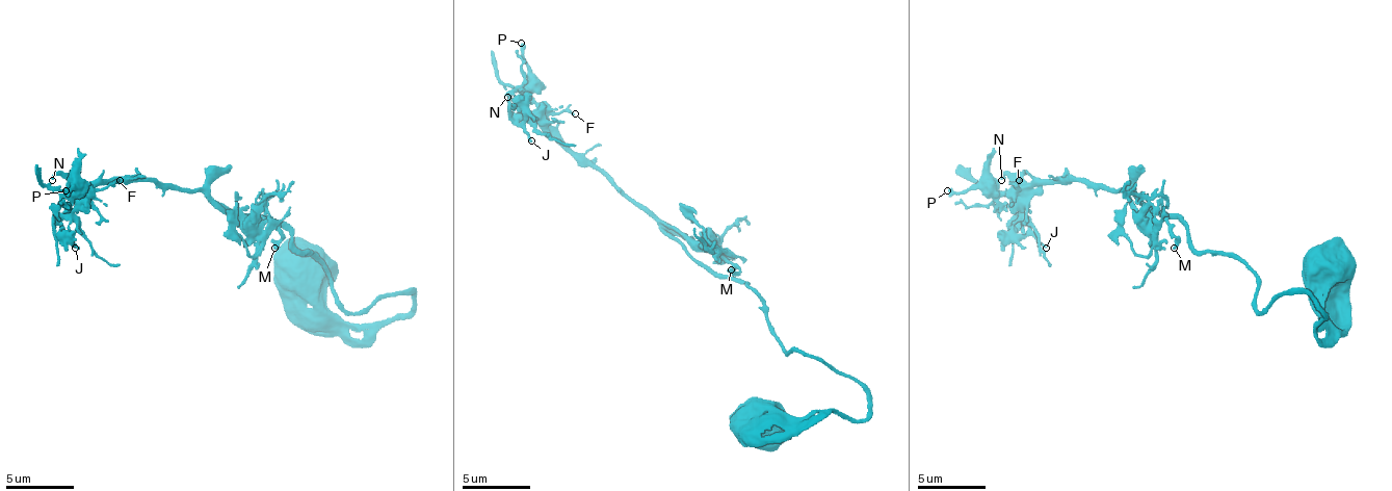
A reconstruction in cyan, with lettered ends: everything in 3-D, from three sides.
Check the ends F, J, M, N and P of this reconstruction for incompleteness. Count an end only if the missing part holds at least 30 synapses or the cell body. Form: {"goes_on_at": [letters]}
{"goes_on_at": []}

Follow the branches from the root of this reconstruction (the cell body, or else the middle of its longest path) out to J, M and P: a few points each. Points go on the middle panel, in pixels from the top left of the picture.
J: (754, 418), (862, 418), (869, 401), (856, 381), (788, 354), (754, 289), (707, 273), (528, 121), (531, 140)
M: (754, 418), (862, 418), (869, 401), (856, 381), (788, 354), (764, 300), (693, 256), (717, 252), (731, 269)
P: (754, 418), (862, 418), (869, 401), (788, 354), (754, 289), (707, 273), (561, 137), (521, 43)

